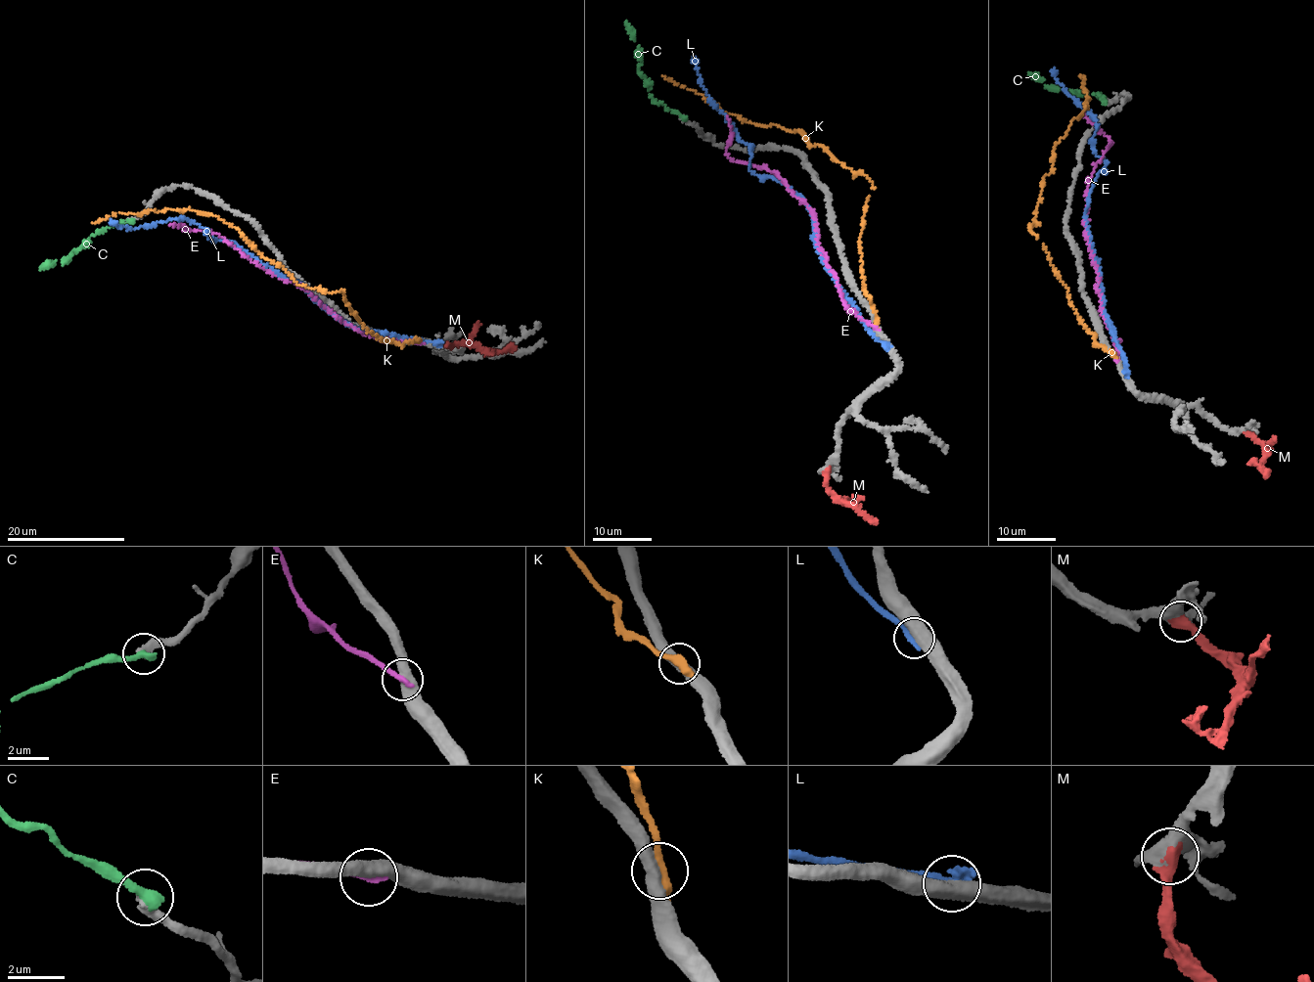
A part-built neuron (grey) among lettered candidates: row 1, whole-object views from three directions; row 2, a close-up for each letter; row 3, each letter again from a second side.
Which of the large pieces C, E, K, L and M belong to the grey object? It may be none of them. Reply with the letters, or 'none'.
M

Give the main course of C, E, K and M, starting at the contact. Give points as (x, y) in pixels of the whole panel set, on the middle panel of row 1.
C: (682, 117), (652, 98), (648, 79), (639, 72), (641, 49), (633, 32), (624, 22)
E: (875, 326), (858, 318), (846, 308), (805, 202), (766, 167), (731, 160), (726, 153), (731, 131), (728, 114)
K: (876, 320), (860, 249), (869, 179), (819, 145), (810, 146), (798, 130), (747, 123), (662, 76)
M: (827, 470), (825, 480), (832, 493), (878, 522)

